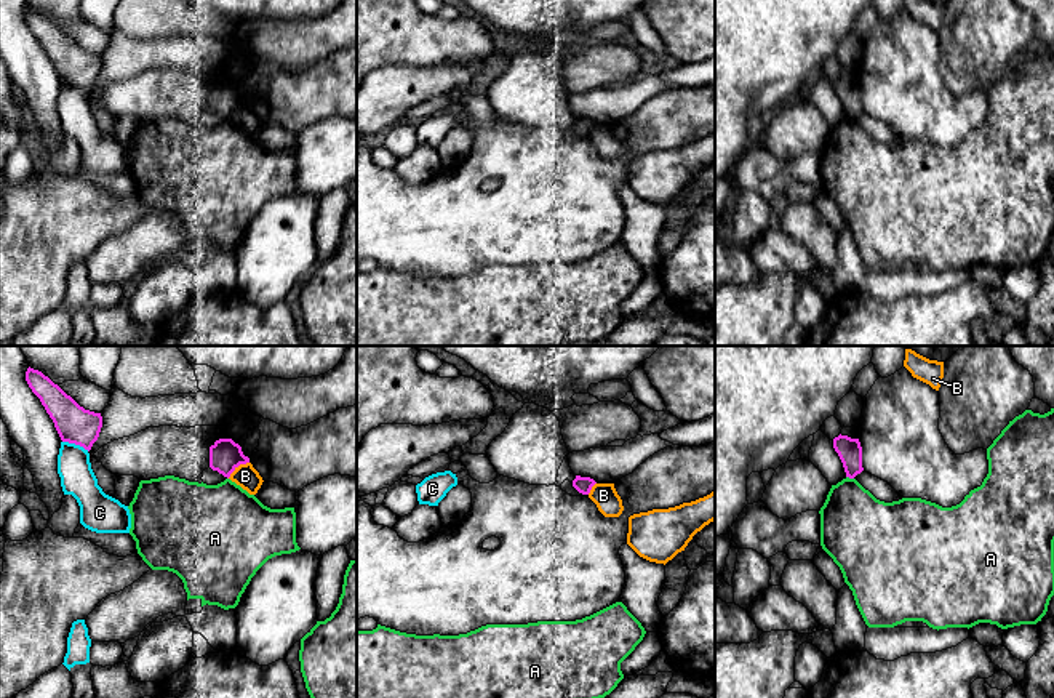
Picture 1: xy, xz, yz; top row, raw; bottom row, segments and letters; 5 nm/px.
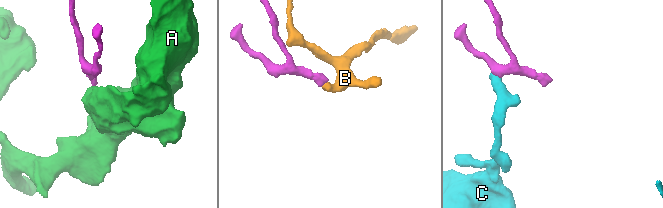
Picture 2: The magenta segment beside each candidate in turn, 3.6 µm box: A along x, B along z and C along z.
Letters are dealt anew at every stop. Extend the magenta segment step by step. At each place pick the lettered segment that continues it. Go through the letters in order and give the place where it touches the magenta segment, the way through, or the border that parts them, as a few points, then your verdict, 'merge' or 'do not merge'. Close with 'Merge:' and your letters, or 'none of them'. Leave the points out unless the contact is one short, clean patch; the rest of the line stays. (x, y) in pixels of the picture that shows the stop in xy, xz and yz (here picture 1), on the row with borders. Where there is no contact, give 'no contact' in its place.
A: meets magenta in yz at (850, 477); do not merge
B: meets magenta in xy at (237, 466); border along xy (248, 461), (242, 463), (227, 477); do not merge
C: meets magenta in xy at (75, 444); border along xy (63, 441), (79, 444), (88, 450); do not merge
Merge: none of them

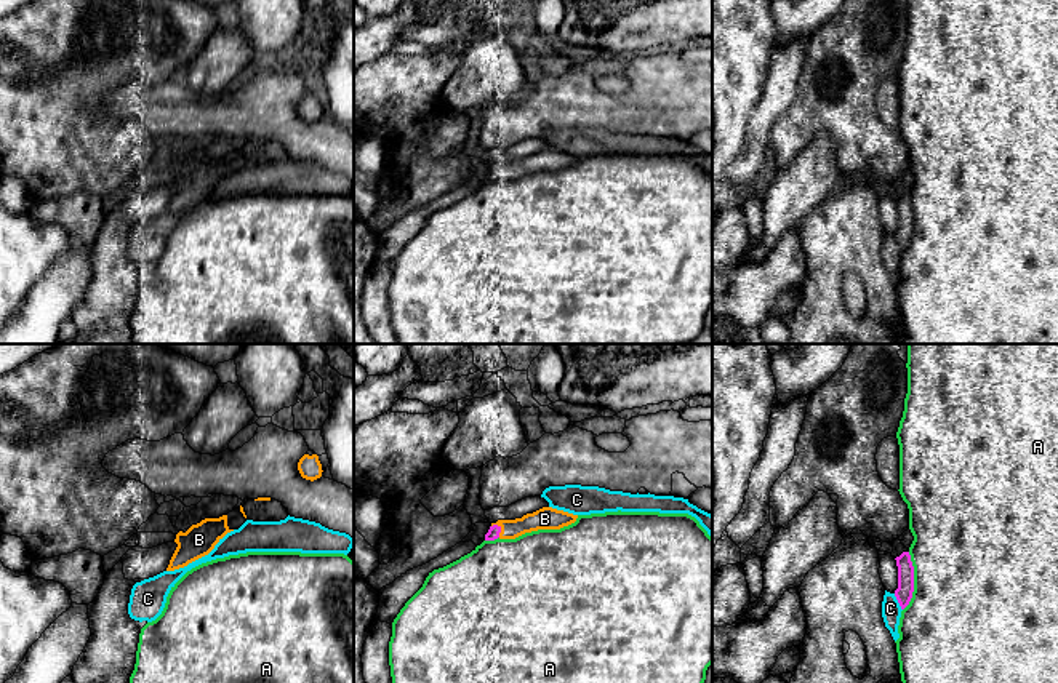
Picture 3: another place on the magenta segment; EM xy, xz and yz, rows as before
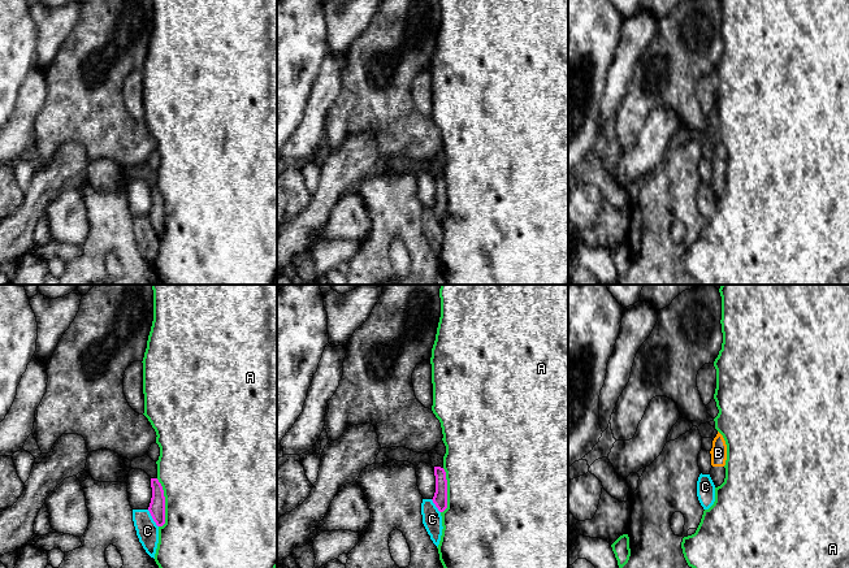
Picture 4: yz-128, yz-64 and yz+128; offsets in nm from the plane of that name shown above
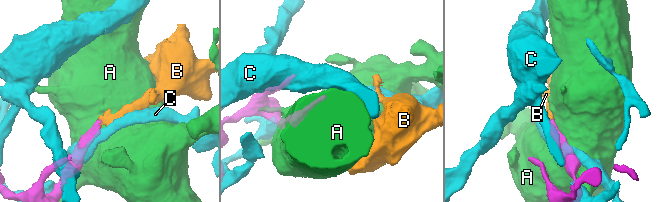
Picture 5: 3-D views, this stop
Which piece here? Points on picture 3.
A: meets magenta in yz at (913, 581); do not merge
B: meets magenta in xz at (500, 530); merge
C: meets magenta in yz at (898, 602); do not merge
Merge: B

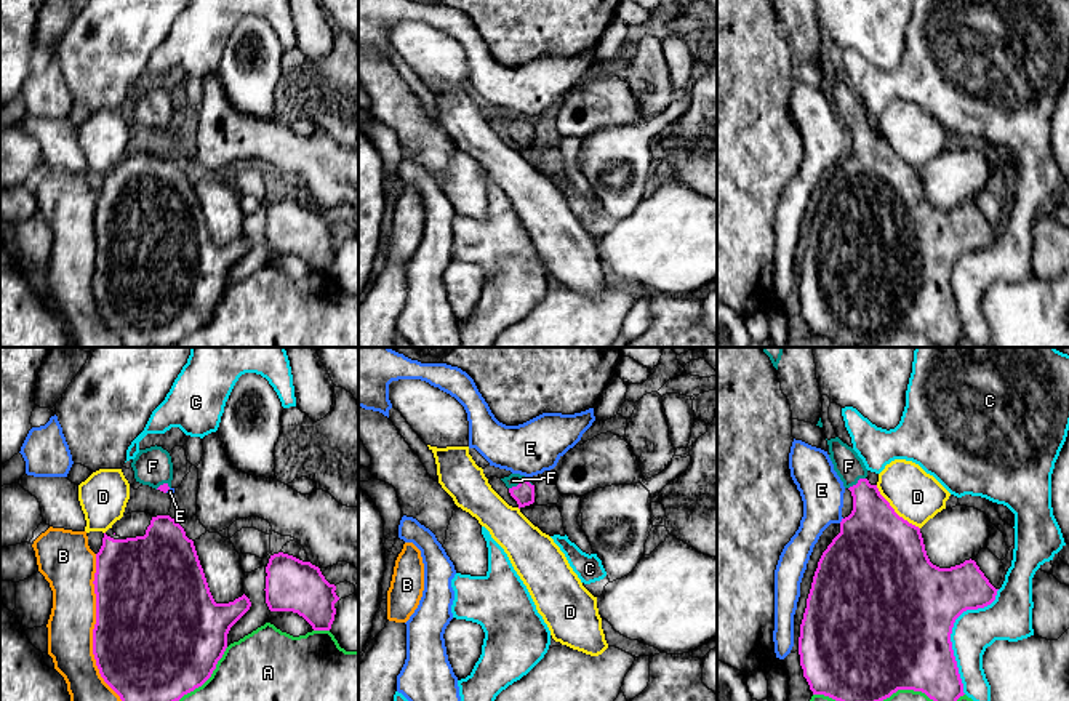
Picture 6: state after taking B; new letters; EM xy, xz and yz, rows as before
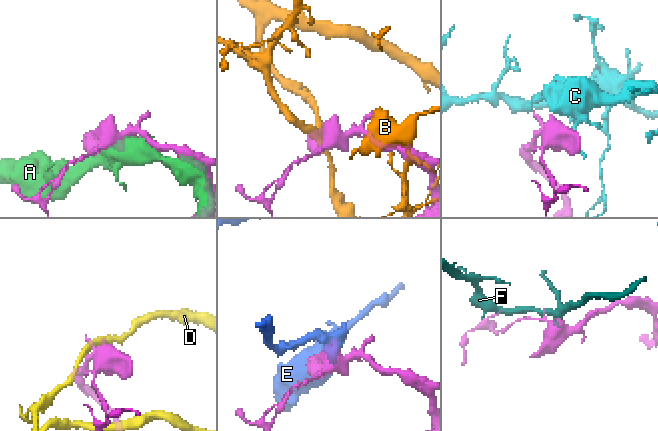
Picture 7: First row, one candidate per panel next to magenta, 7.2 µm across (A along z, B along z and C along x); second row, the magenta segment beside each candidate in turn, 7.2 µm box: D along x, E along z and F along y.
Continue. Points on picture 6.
A: meets magenta in xy at (208, 677); do not merge
B: meets magenta in xy at (95, 628); do not merge
C: meets magenta in yz at (951, 632); do not merge
D: meets magenta in yz at (893, 511); do not merge
E: meets magenta in yz at (842, 520); do not merge
F: meets magenta in xz at (520, 480); runs through xz (524, 493), (520, 480), (512, 480); merge
Merge: F

